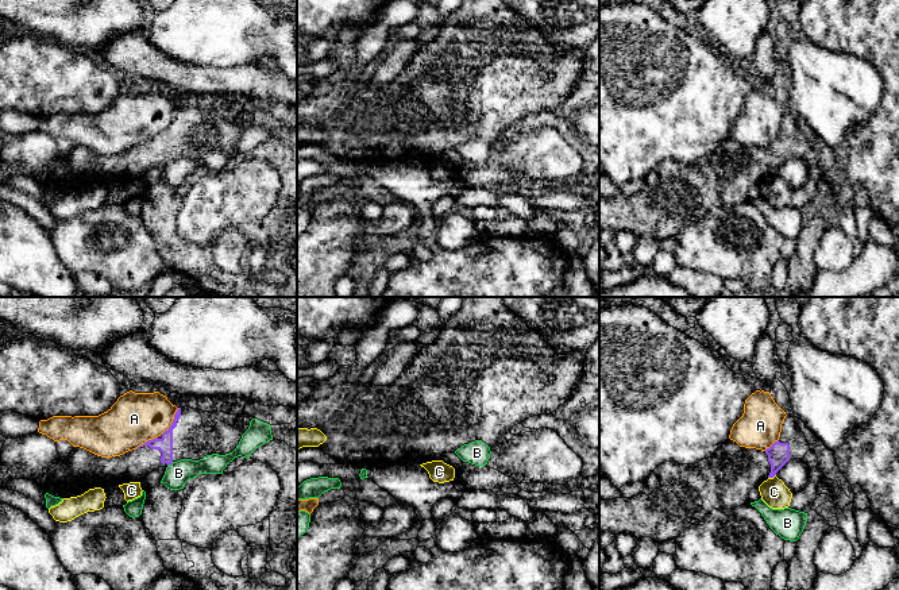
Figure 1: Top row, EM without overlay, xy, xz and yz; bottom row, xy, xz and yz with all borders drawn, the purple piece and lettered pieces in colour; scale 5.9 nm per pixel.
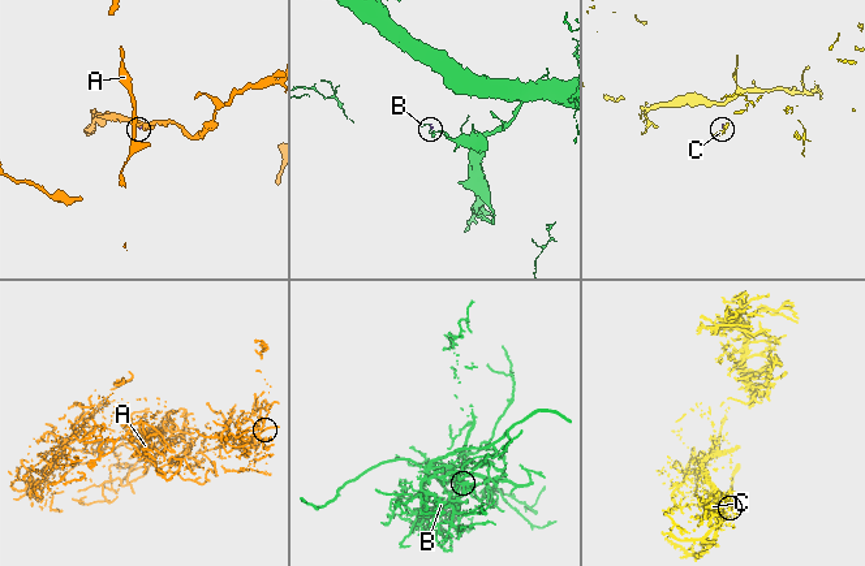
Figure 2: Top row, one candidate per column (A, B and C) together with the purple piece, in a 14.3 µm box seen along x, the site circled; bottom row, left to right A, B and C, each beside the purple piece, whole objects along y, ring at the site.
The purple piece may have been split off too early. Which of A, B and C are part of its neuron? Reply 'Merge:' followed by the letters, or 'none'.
Merge: none

